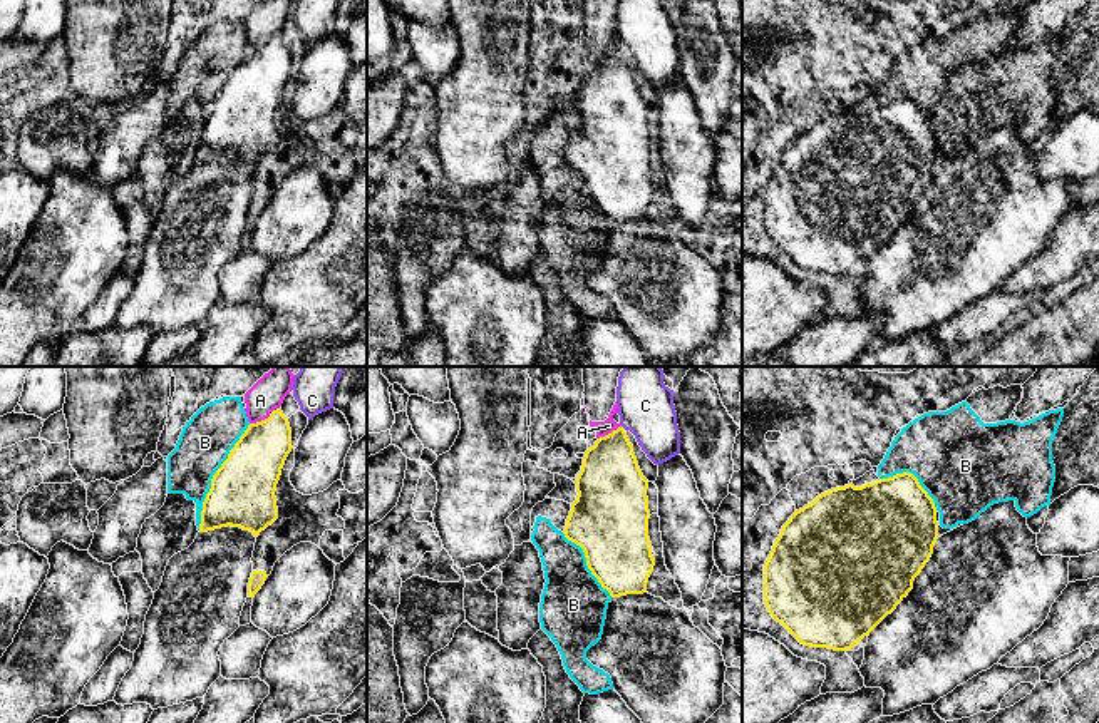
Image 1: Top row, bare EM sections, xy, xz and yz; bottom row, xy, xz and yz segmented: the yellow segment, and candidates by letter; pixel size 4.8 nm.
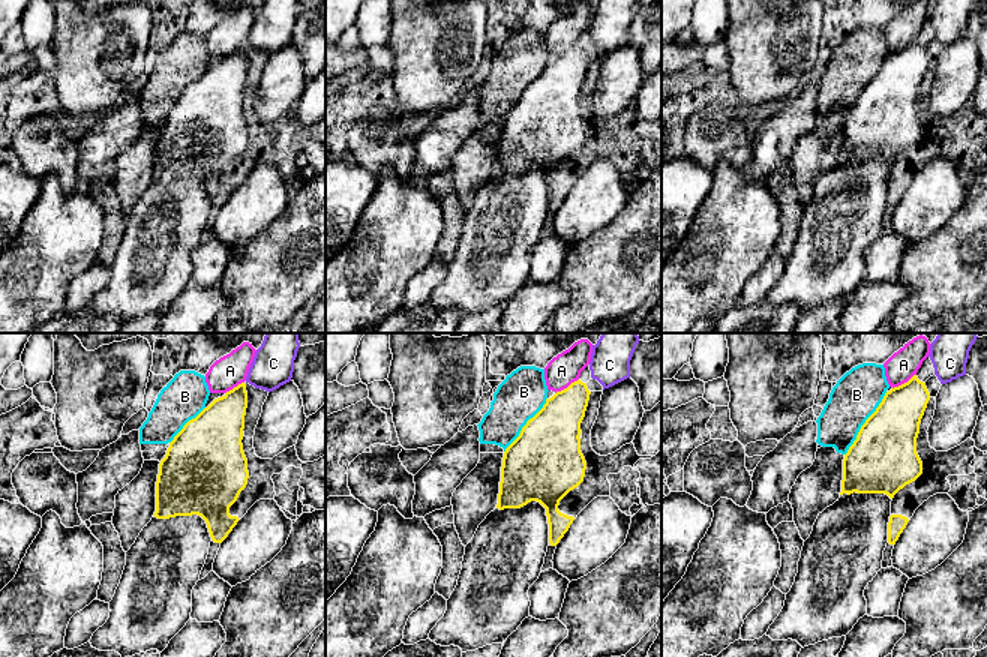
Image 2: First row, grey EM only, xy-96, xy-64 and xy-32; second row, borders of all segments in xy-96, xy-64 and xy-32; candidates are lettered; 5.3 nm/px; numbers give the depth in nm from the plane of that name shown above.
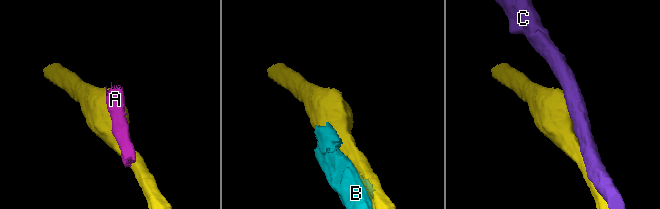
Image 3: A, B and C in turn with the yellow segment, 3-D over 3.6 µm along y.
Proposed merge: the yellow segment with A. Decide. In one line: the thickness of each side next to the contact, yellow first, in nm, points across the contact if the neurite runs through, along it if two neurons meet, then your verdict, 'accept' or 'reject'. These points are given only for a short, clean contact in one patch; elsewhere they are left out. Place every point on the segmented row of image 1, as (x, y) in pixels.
calibres 260 and 160 nm; reject

